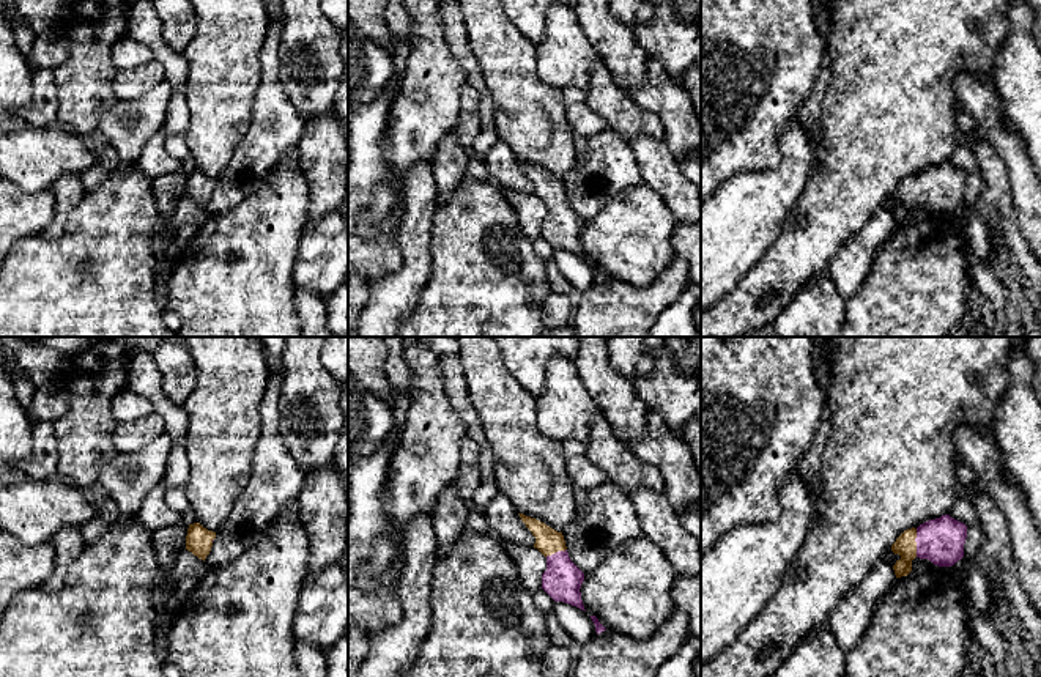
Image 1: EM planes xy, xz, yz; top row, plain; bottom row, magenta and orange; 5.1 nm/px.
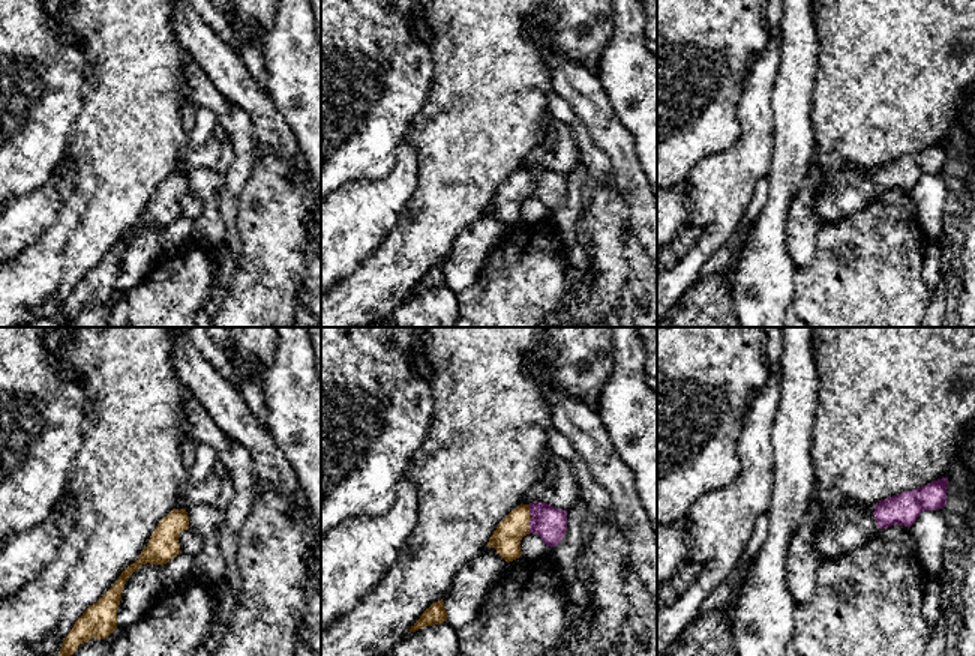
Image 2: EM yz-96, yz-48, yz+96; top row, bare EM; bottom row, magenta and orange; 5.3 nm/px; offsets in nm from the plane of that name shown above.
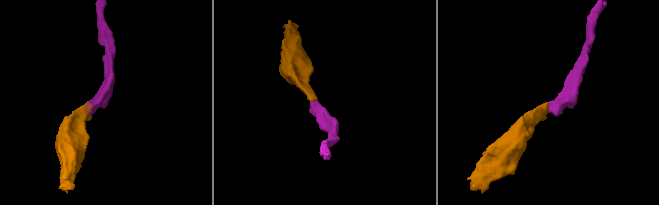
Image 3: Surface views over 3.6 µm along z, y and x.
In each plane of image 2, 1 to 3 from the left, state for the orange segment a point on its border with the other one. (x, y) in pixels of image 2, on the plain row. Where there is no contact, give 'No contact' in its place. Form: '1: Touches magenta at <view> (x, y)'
1: No contact
2: Touches magenta at yz-48 (531, 182)
3: No contact

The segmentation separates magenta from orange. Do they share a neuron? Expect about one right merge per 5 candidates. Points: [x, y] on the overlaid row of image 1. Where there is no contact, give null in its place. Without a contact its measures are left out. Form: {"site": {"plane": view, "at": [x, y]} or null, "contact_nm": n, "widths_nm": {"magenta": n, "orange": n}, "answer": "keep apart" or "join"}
{"site": {"plane": "yz", "at": [917, 543]}, "contact_nm": 140, "widths_nm": {"magenta": 240, "orange": 110}, "answer": "join"}

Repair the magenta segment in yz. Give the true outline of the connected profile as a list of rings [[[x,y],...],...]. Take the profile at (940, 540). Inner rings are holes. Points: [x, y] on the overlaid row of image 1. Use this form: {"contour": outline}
{"contour": [[[950,515],[929,520],[917,529],[904,531],[891,545],[901,559],[893,565],[896,578],[912,572],[915,557],[928,559],[939,567],[951,567],[964,557],[967,526]]]}

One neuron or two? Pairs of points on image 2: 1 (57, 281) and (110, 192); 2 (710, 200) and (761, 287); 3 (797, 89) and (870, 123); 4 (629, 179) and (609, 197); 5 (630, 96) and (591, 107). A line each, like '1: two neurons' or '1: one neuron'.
1: one neuron
2: two neurons
3: two neurons
4: two neurons
5: two neurons

